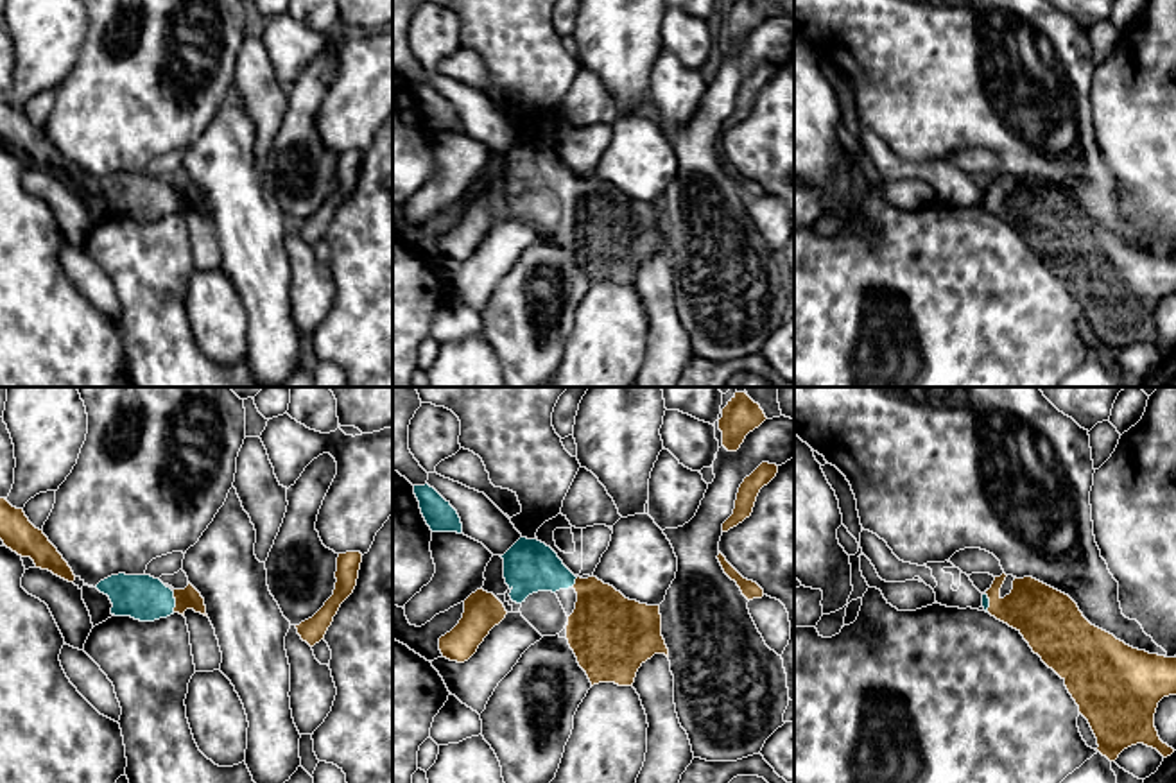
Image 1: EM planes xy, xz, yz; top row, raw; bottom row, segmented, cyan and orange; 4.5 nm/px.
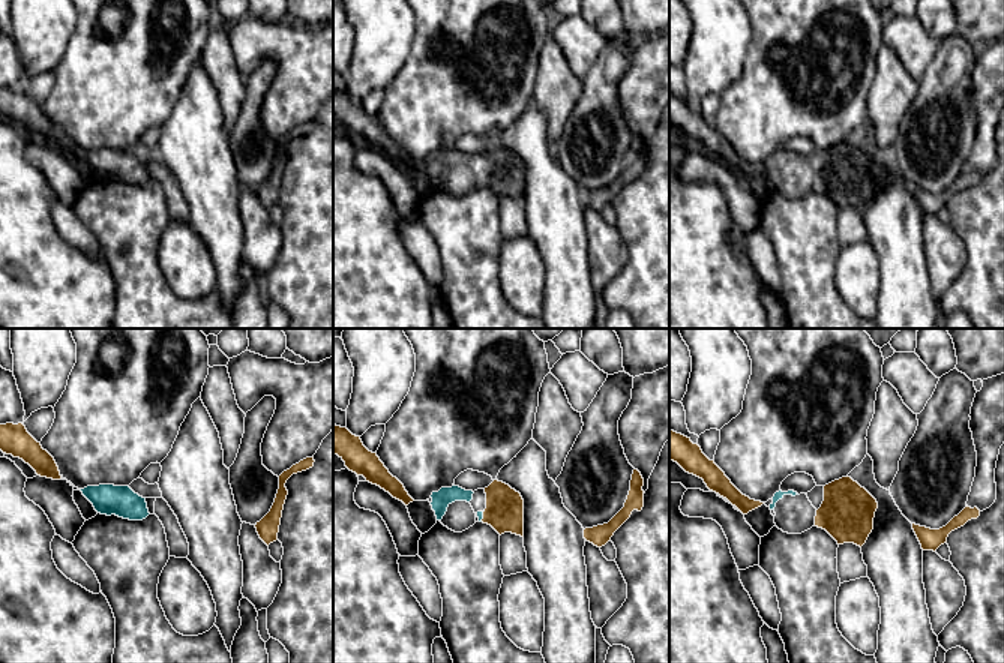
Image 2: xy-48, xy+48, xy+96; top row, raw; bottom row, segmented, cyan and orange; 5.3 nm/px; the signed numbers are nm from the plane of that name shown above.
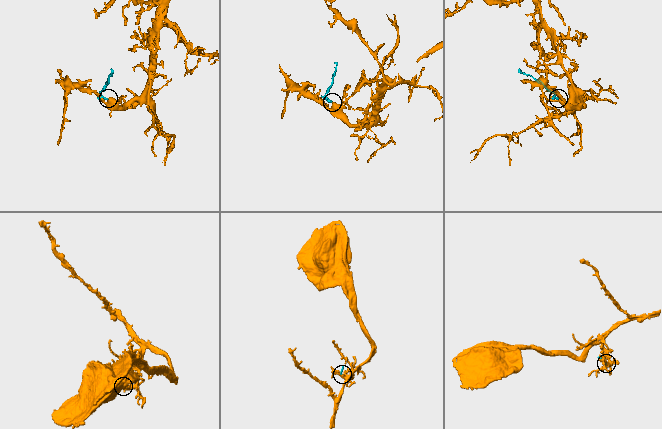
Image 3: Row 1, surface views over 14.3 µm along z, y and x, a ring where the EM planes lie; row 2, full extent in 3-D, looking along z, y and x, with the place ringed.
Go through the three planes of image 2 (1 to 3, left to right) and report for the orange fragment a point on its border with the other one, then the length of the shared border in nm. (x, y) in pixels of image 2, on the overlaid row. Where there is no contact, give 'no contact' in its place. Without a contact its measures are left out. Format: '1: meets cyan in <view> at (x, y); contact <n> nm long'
1: no contact
2: meets cyan in xy+48 at (482, 516); contact 60 nm long
3: no contact

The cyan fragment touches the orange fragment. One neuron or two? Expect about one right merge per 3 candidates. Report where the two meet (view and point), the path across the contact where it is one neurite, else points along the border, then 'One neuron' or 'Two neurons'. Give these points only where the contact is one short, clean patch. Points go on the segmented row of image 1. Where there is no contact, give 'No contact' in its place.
Touches cyan at xy (174, 602). One neuron

